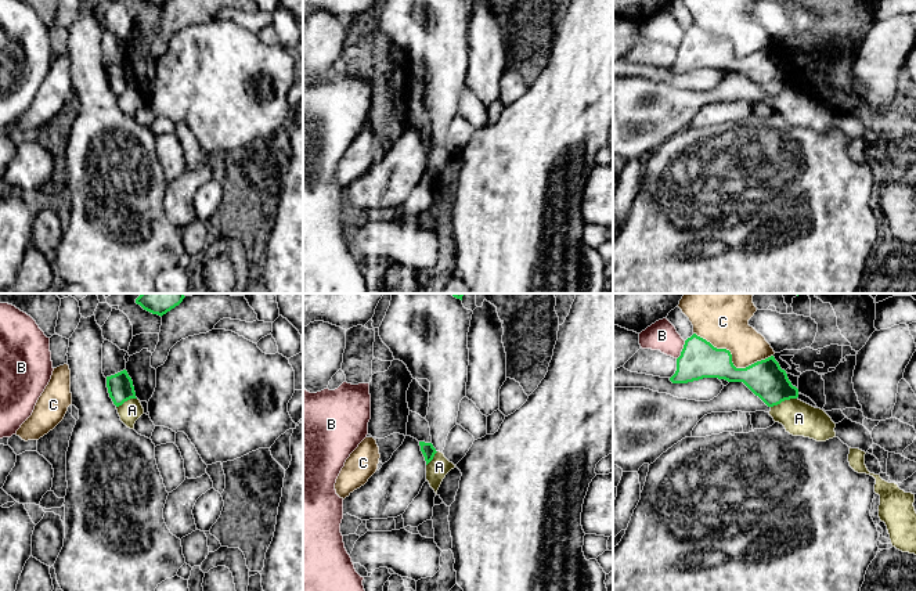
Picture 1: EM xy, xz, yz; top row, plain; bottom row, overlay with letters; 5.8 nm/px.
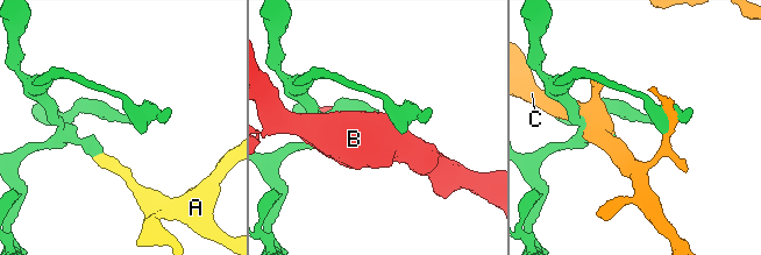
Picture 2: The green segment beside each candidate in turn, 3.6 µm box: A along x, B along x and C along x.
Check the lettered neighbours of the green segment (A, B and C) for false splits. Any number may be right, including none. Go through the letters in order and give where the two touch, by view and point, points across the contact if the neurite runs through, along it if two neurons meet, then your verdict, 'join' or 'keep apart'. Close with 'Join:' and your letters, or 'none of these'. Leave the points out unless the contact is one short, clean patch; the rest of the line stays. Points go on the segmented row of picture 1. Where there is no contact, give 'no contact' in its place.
A: contact yz (783, 400); border yz (796, 397), (782, 400), (771, 407); keep apart
B: contact yz (682, 350); keep apart
C: contact yz (731, 360); keep apart
Join: none of these

